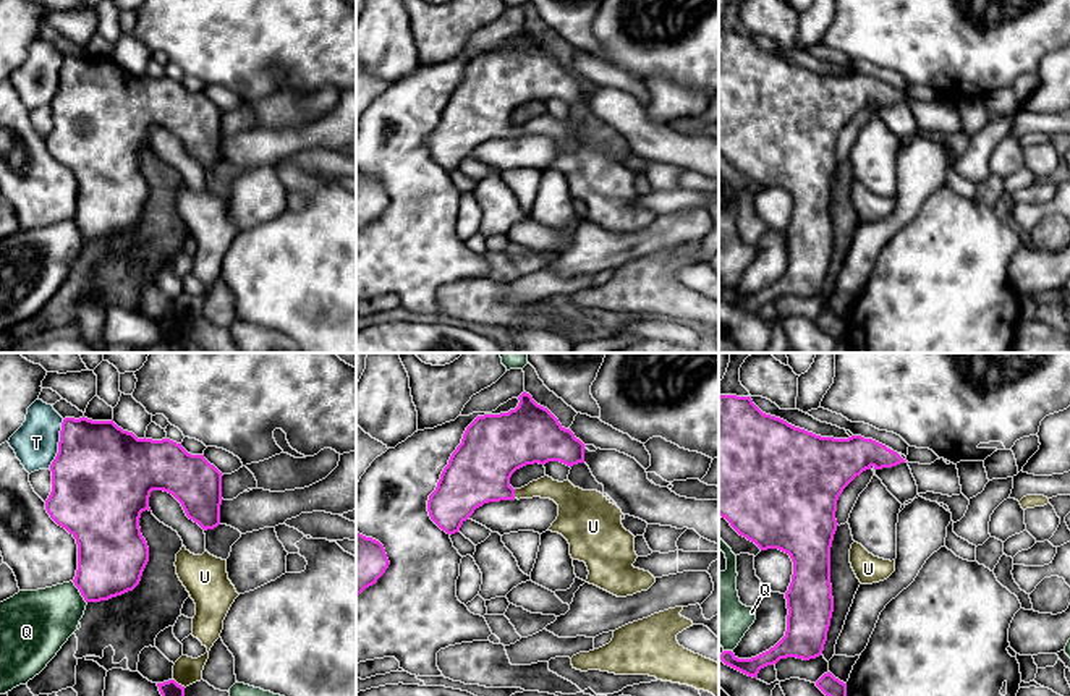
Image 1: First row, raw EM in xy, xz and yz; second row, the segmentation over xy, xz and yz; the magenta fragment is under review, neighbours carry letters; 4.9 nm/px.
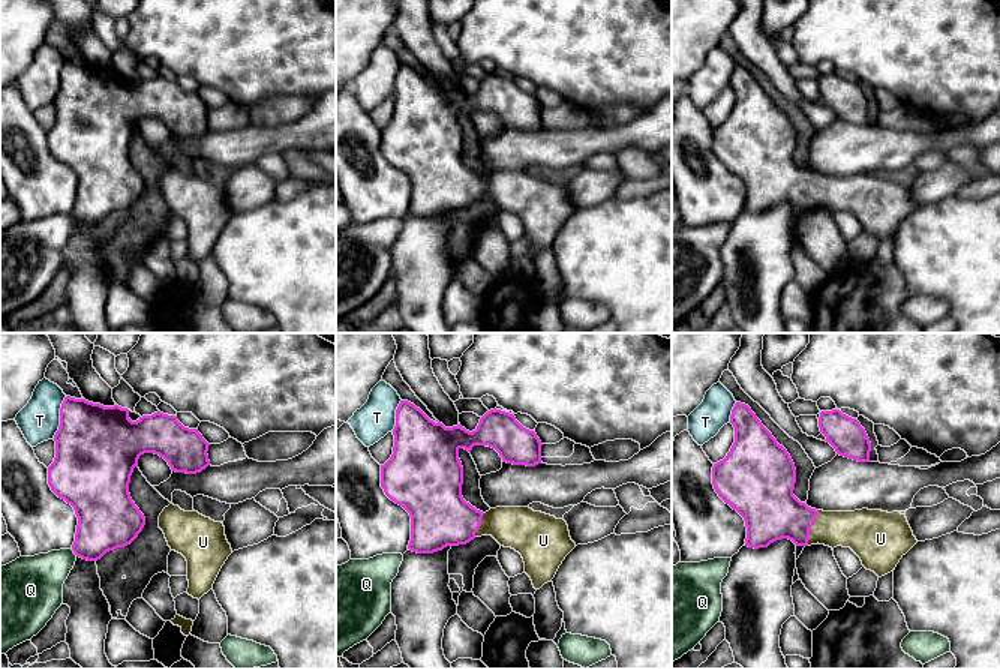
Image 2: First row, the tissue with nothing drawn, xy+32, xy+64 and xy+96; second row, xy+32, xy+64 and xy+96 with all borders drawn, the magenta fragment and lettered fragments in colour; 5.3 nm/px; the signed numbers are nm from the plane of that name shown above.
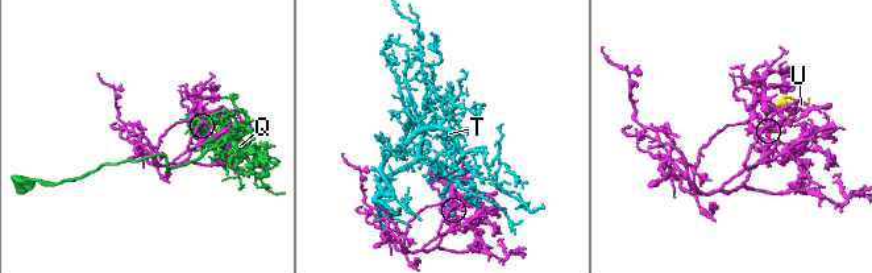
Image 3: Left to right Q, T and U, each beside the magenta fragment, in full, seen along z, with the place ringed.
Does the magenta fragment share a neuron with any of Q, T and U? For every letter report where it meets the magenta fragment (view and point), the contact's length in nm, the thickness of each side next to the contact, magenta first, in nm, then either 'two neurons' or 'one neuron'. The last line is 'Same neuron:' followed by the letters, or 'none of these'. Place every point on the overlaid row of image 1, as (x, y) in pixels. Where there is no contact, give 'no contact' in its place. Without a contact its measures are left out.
Q: xy (80, 591) | 130 nm | 360/320 nm | two neurons
T: xy (59, 444) | 260 nm | 480/220 nm | two neurons
U: xy (177, 683) | 80 nm | 80/140 nm | one neuron
Same neuron: U

